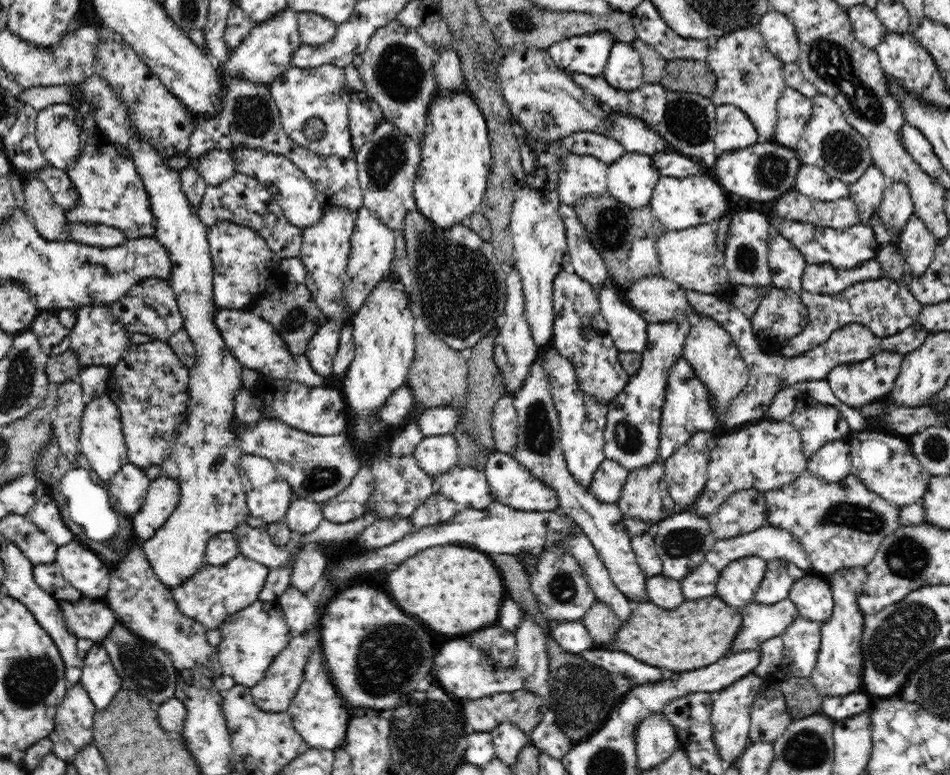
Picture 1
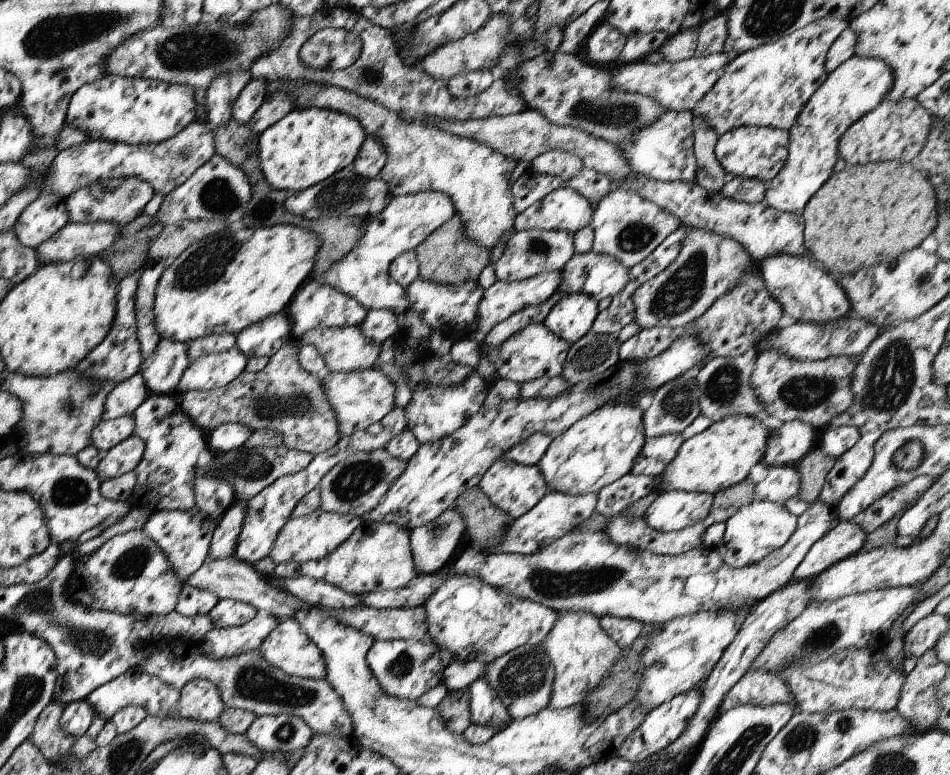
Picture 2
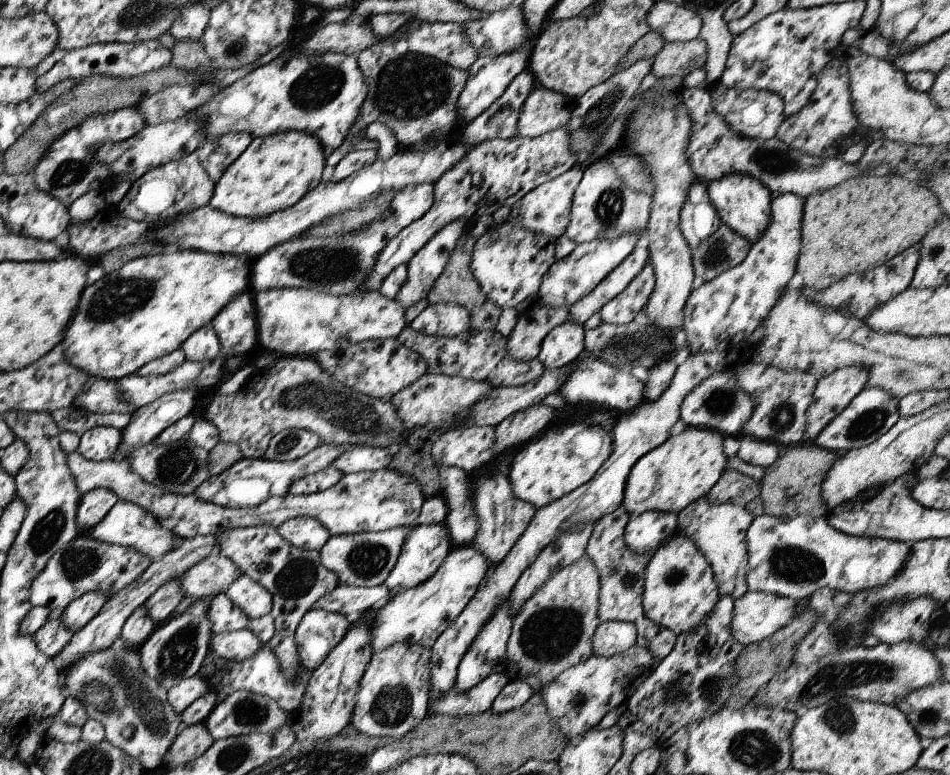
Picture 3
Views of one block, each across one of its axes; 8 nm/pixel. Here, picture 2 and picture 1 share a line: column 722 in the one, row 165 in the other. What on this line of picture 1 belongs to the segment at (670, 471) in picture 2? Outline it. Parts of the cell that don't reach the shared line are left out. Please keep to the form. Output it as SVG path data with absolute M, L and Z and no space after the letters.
M470 92L453 93L450 98L438 95L429 106L422 133L418 176L409 204L434 229L445 231L477 212L486 192L491 158L486 121Z

